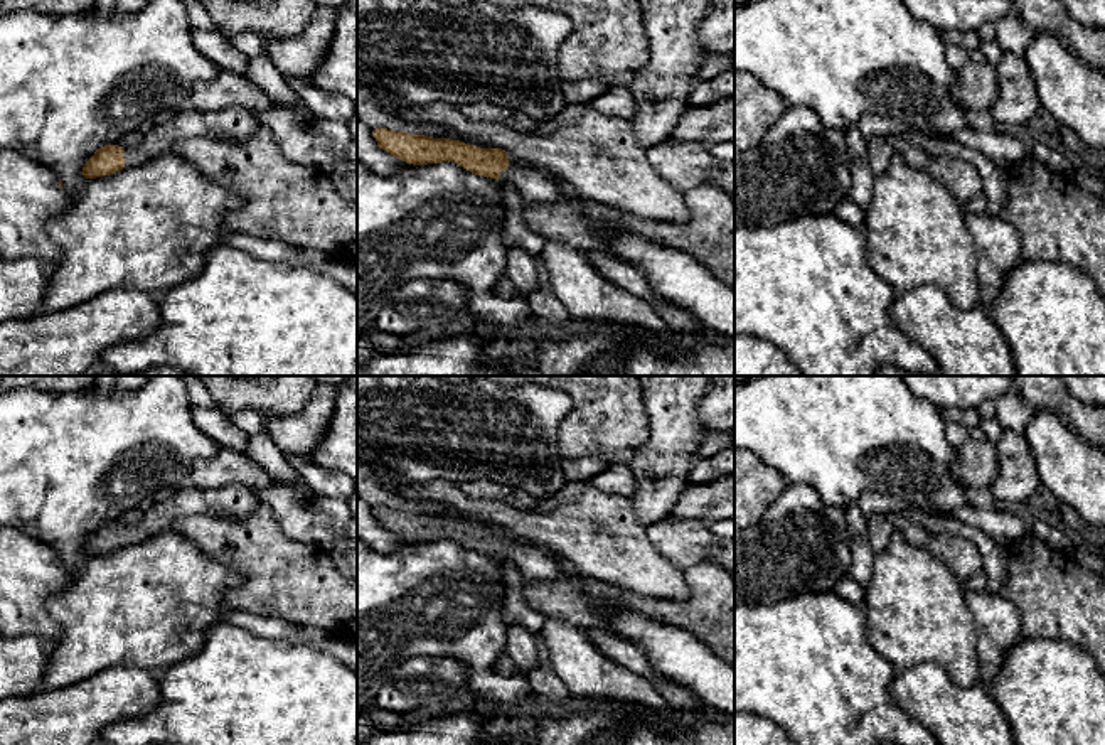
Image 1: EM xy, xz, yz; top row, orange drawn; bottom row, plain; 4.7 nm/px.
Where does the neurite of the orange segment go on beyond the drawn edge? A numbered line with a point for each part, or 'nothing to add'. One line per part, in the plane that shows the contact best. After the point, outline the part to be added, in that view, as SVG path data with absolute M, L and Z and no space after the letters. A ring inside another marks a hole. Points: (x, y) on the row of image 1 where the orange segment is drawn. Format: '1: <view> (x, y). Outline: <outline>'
1: xz (536, 187). Outline: M509 158L509 167L500 172L499 182L509 182L515 187L526 204L549 206L568 201L568 194L558 179L517 158Z

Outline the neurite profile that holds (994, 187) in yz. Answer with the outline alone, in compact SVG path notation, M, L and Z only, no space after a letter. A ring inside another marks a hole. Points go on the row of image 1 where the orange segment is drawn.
M905 131L899 135L908 143L925 150L930 158L948 155L970 162L980 174L982 192L987 197L987 212L992 216L999 216L1001 209L1007 201L1004 170L999 169L985 153L952 138L930 138L920 131Z

